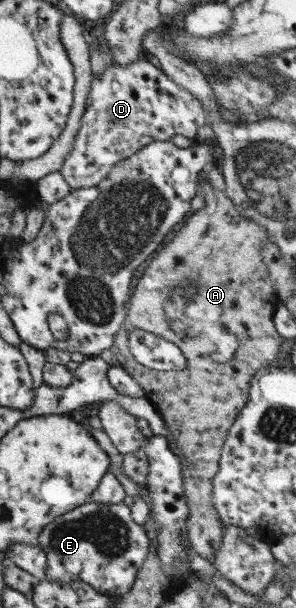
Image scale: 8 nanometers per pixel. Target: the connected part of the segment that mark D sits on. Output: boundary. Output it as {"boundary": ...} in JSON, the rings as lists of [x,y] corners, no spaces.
{"boundary":[[[137,59],[130,65],[109,62],[98,77],[92,76],[72,149],[57,172],[72,190],[94,187],[117,161],[130,157],[147,143],[170,141],[172,135],[194,140],[196,129],[204,124],[207,115],[201,103],[189,91],[179,89],[160,67],[147,59]]]}

